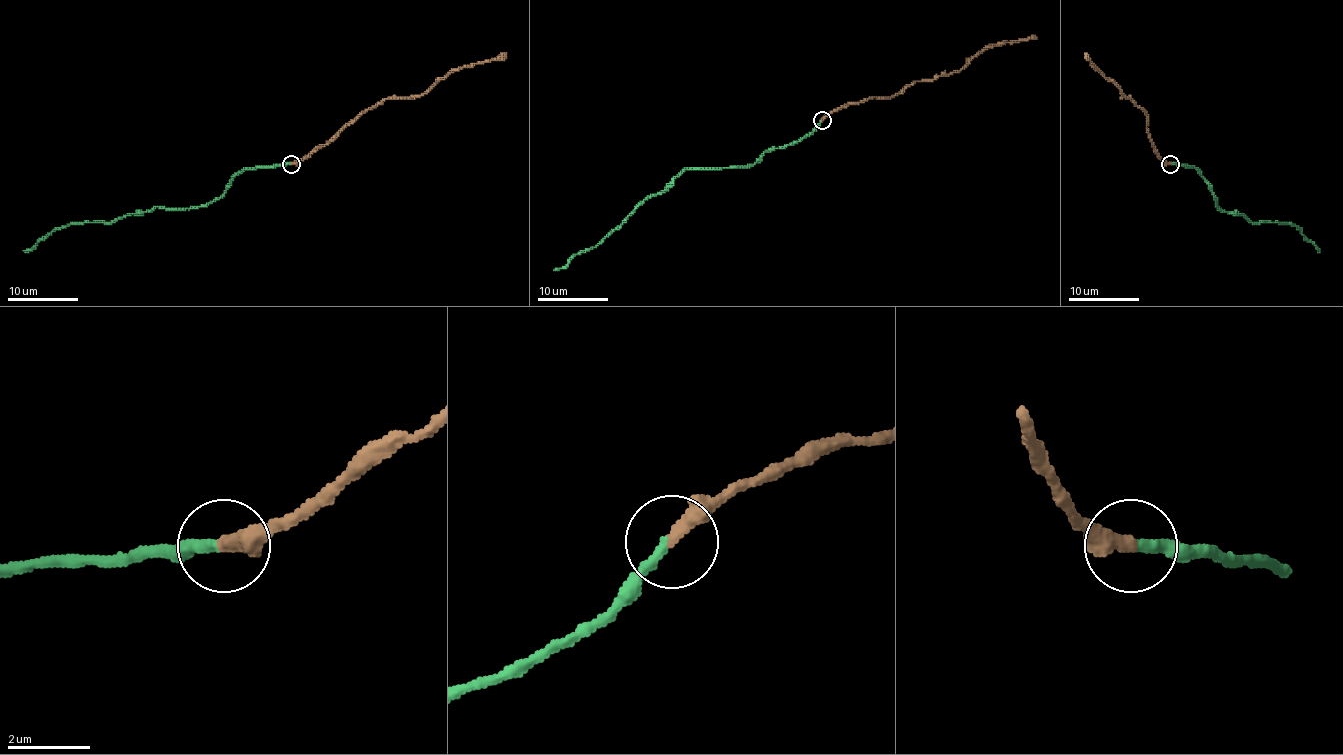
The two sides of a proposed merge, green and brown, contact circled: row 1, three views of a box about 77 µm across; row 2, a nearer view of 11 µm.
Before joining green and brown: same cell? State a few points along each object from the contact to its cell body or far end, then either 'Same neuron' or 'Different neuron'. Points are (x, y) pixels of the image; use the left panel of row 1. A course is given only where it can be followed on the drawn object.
Course of green: (291, 164), (242, 169), (219, 197), (189, 208), (153, 206), (111, 222), (71, 222), (23, 250). Course of brown: (291, 164), (321, 148), (386, 99), (418, 97), (453, 71), (499, 60), (506, 53). Same neuron

